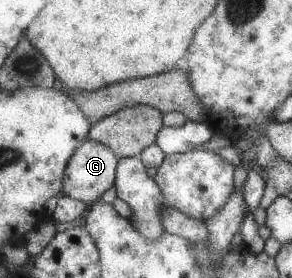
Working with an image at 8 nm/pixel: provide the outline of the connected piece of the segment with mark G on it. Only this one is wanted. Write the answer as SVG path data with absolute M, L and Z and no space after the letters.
M87 139L73 153L67 165L63 194L89 205L116 185L116 169L120 158L111 147Z

